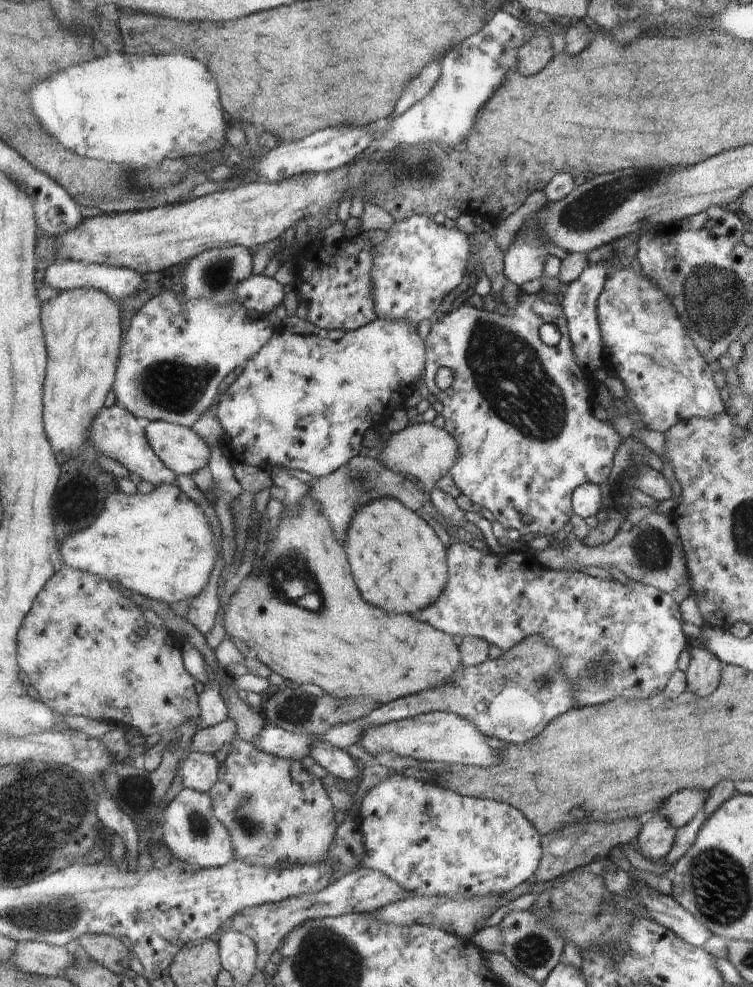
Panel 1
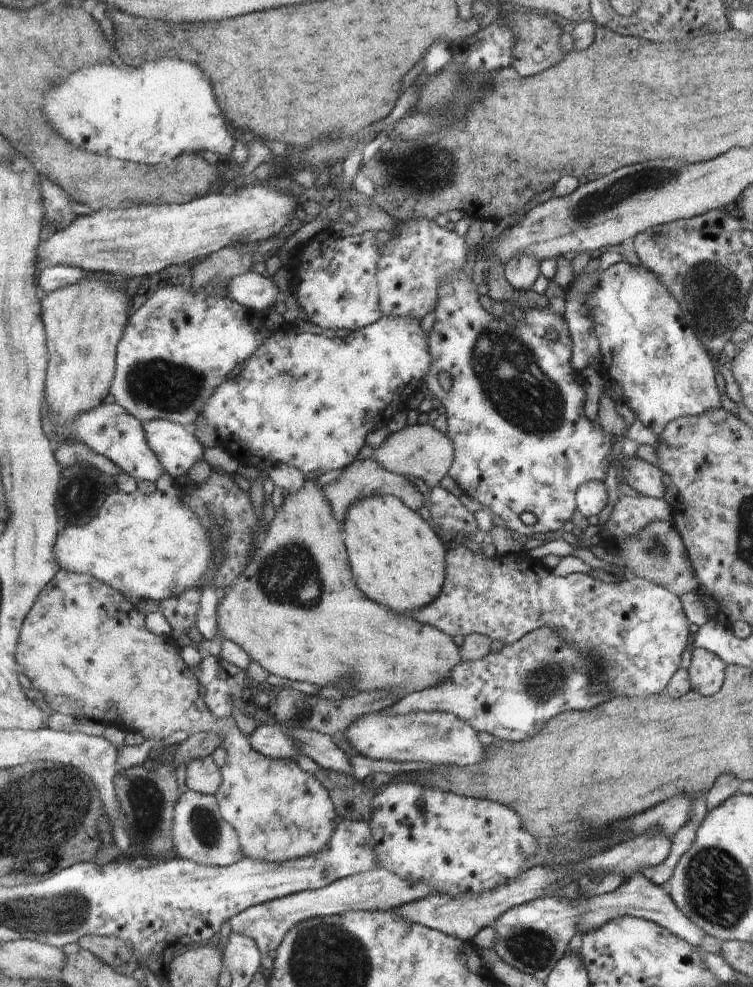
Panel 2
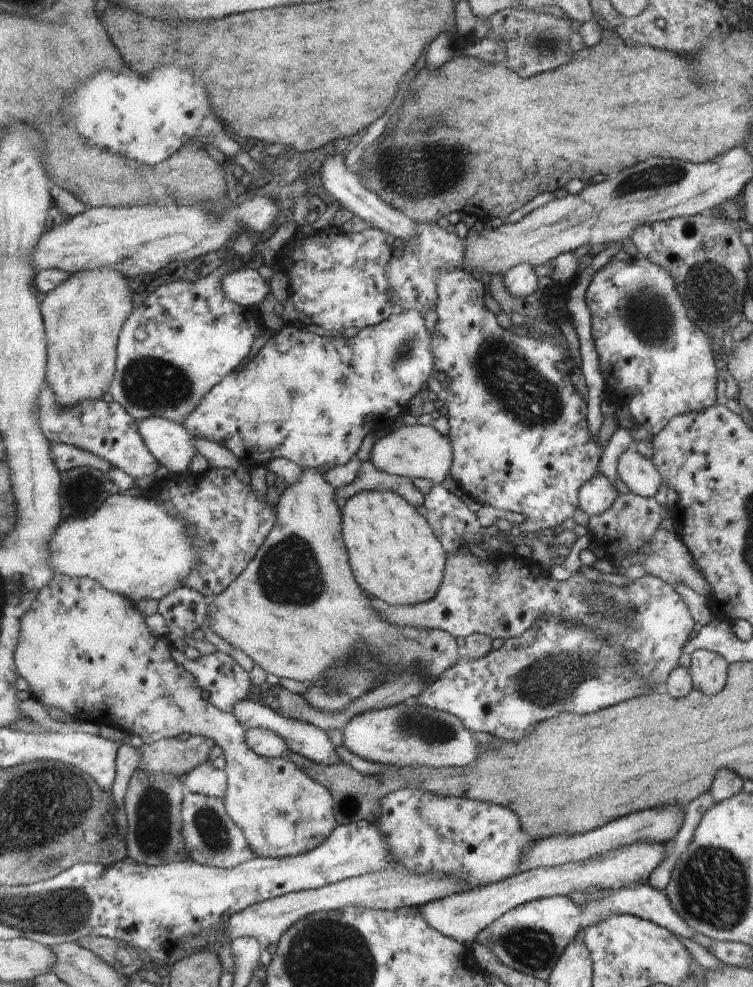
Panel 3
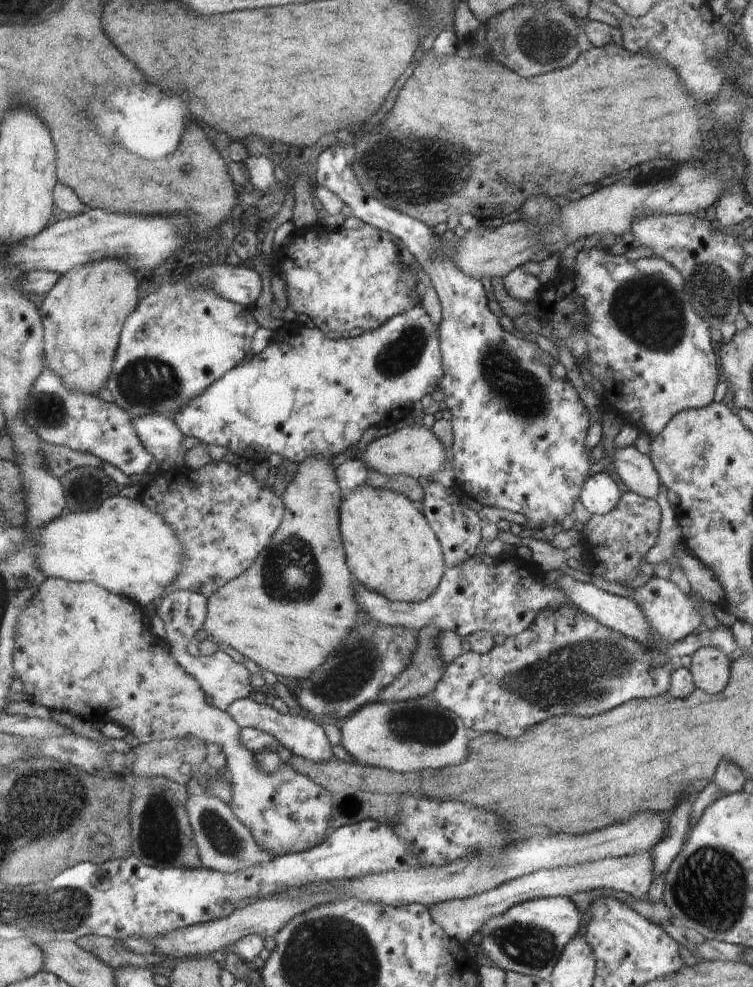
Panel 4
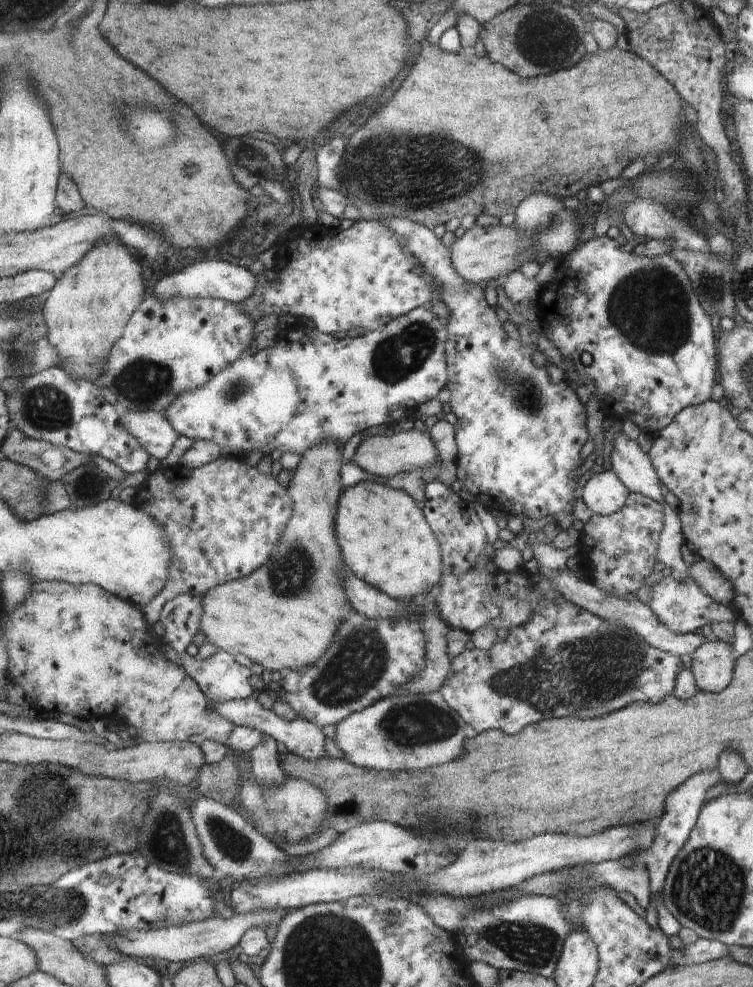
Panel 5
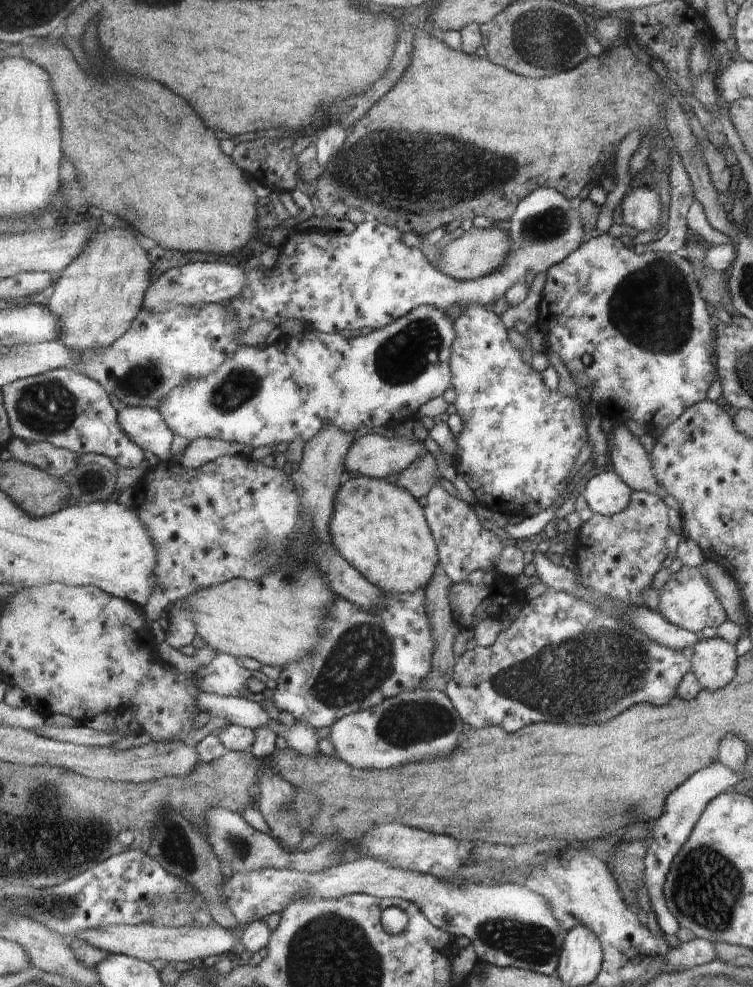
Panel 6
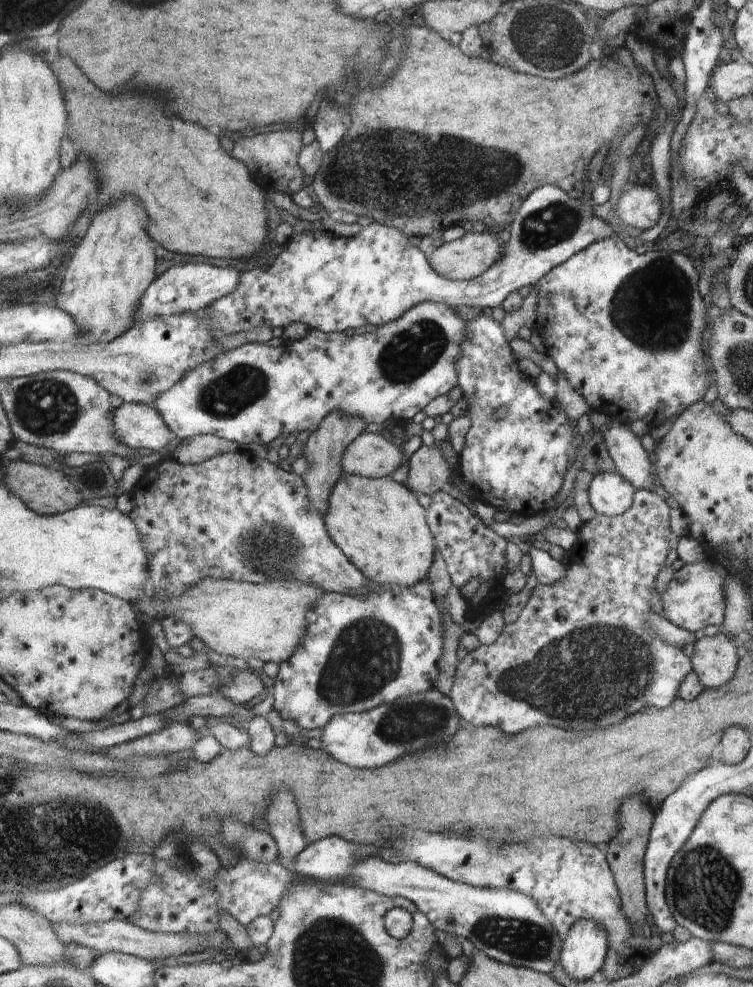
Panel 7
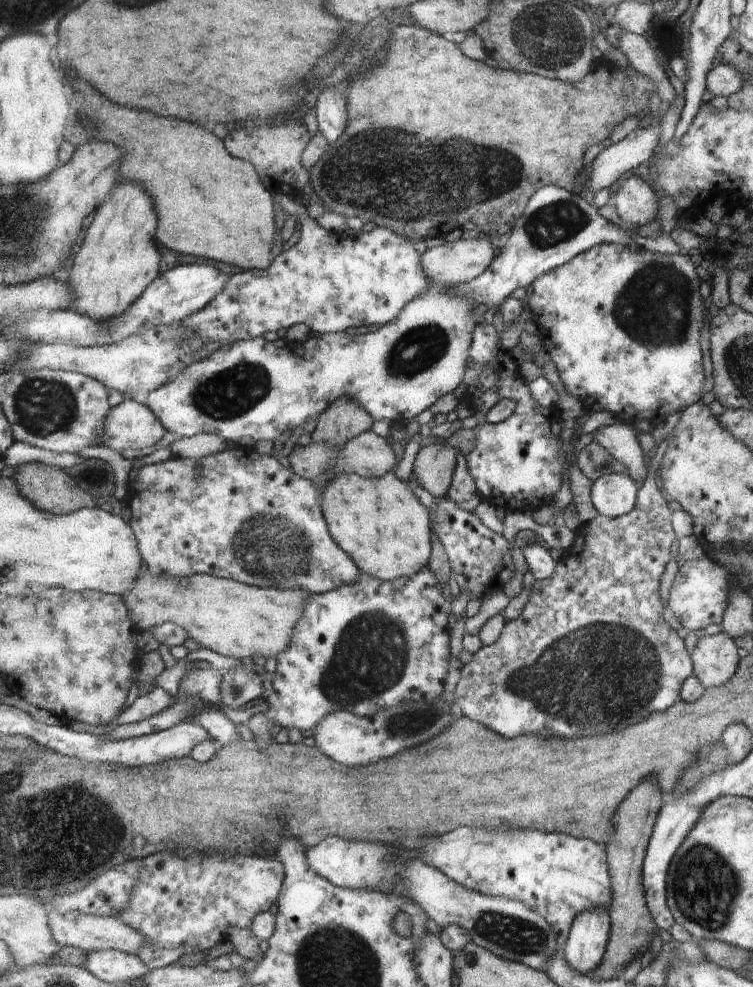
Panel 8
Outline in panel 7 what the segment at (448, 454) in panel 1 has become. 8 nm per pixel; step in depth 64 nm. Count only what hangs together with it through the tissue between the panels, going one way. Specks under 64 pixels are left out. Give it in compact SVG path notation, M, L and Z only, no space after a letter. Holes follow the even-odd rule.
M363 432L348 446L341 464L346 476L379 479L392 475L404 458L405 452L380 433Z

